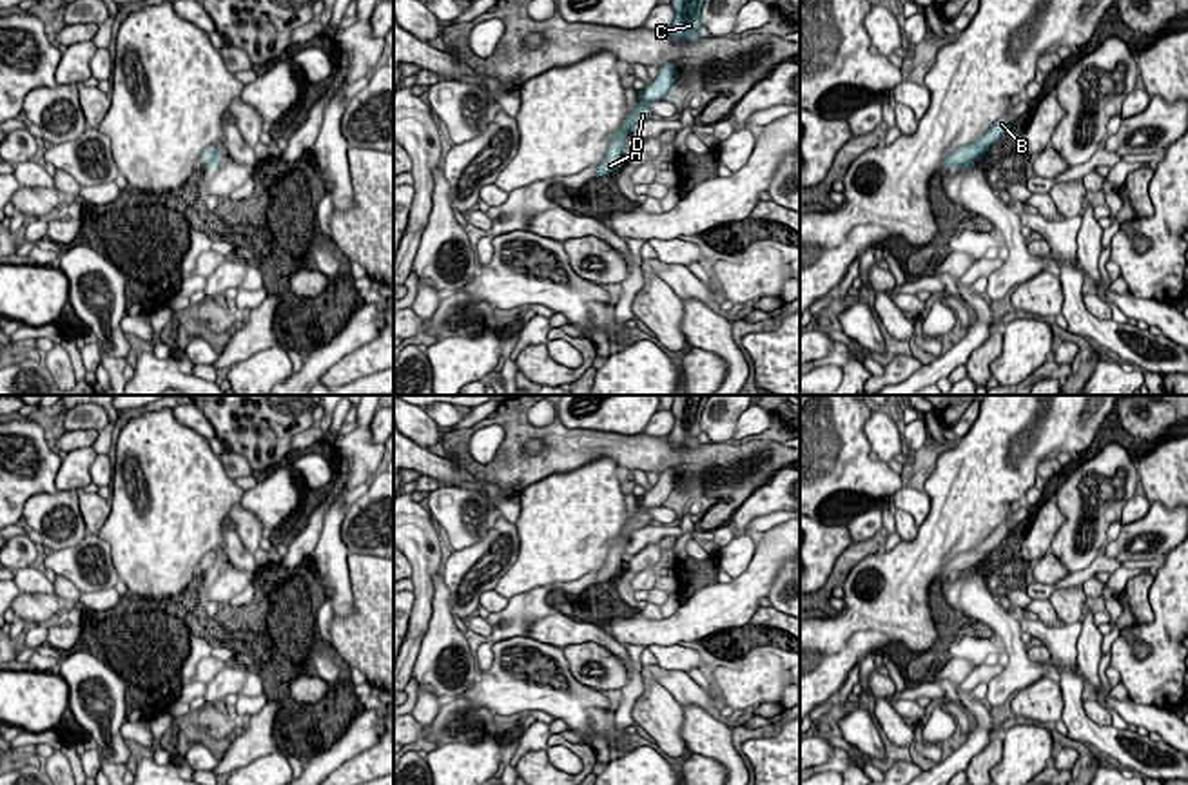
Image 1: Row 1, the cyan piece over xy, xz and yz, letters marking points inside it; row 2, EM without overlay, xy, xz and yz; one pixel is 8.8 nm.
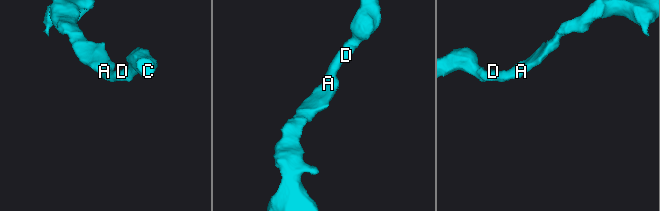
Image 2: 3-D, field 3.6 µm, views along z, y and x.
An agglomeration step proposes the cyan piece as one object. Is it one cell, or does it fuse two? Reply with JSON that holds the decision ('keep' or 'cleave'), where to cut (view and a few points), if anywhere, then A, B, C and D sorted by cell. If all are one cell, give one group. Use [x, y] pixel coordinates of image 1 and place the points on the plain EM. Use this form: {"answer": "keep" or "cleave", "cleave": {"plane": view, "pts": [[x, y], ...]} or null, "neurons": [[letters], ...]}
{"answer": "keep", "cleave": null, "neurons": [["A", "B", "C", "D"]]}

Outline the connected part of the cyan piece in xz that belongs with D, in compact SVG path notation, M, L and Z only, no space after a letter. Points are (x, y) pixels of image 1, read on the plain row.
M669 468L658 475L658 482L646 491L646 495L638 500L638 513L628 518L626 528L622 533L615 538L615 546L611 548L608 555L608 562L602 569L597 571L597 577L593 584L602 584L608 580L617 580L617 577L622 573L626 566L626 546L629 540L629 533L635 529L644 529L651 524L651 517L648 515L649 508L664 506L671 491L677 484L677 470Z

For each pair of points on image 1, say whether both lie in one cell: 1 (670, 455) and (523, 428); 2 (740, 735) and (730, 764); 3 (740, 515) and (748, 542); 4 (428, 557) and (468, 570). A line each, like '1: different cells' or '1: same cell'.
1: same cell
2: different cells
3: different cells
4: different cells

